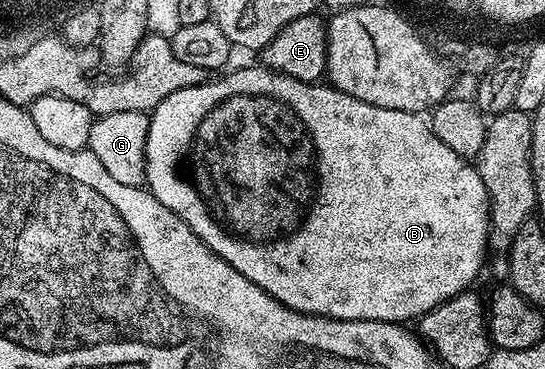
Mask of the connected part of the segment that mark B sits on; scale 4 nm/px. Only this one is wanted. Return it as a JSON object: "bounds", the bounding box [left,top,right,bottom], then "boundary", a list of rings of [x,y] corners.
{"bounds":[145,63,491,323],"boundary":[[[259,63],[249,66],[248,69],[239,69],[236,73],[226,73],[219,75],[224,75],[224,77],[219,77],[216,81],[215,78],[209,79],[197,87],[185,87],[185,91],[173,91],[173,95],[169,95],[169,99],[165,99],[157,108],[151,110],[149,114],[151,122],[147,128],[147,146],[145,147],[145,155],[147,156],[147,179],[145,185],[158,201],[165,203],[165,207],[169,207],[169,211],[176,213],[214,253],[221,259],[225,259],[225,263],[229,263],[229,267],[241,271],[241,275],[245,275],[245,279],[249,279],[257,287],[261,287],[261,291],[265,291],[270,297],[277,299],[281,304],[293,311],[308,313],[314,317],[332,317],[338,321],[411,323],[420,317],[424,317],[429,311],[433,311],[433,307],[453,299],[458,293],[468,292],[474,286],[471,284],[474,283],[475,276],[482,269],[485,269],[485,262],[489,257],[487,231],[491,228],[491,200],[487,198],[485,183],[481,179],[478,168],[468,158],[459,157],[457,151],[445,147],[445,143],[441,143],[441,139],[437,139],[437,135],[433,135],[430,124],[420,114],[410,113],[409,111],[393,111],[385,107],[373,107],[369,103],[361,103],[357,99],[345,95],[339,89],[332,88],[329,83],[298,81],[289,75],[268,69]]]}

